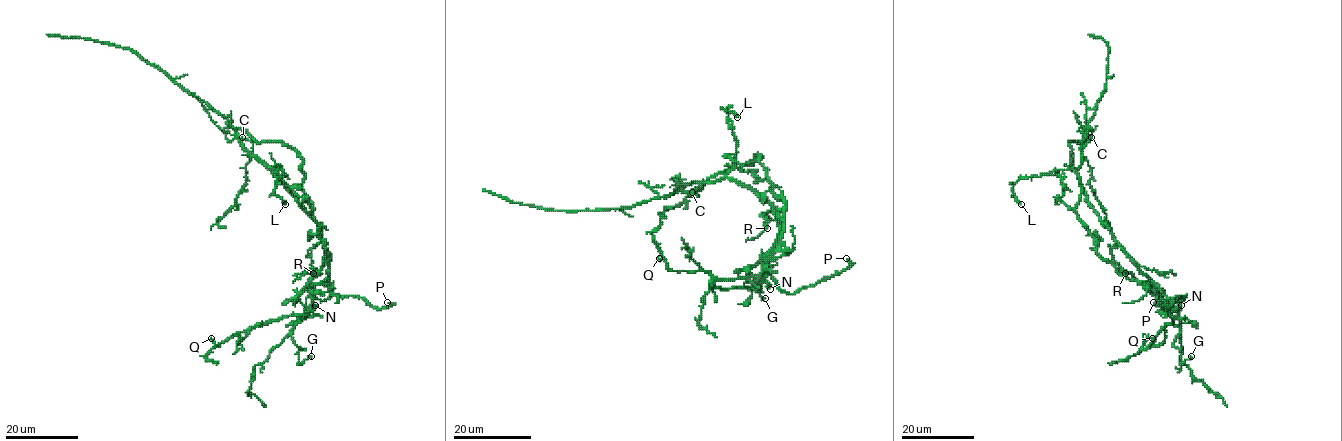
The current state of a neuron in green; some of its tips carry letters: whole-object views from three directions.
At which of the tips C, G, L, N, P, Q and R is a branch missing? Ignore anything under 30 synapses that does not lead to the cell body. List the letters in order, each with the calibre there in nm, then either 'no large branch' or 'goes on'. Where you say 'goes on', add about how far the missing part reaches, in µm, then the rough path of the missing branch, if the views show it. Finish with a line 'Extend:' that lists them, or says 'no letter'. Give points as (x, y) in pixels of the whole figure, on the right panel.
C: 120 nm | no large branch
G: 140 nm | no large branch
L: 320 nm | no large branch
N: 600 nm | no large branch
P: 180 nm | no large branch
Q: 80 nm | no large branch
R: 100 nm | no large branch
Extend: no letter

